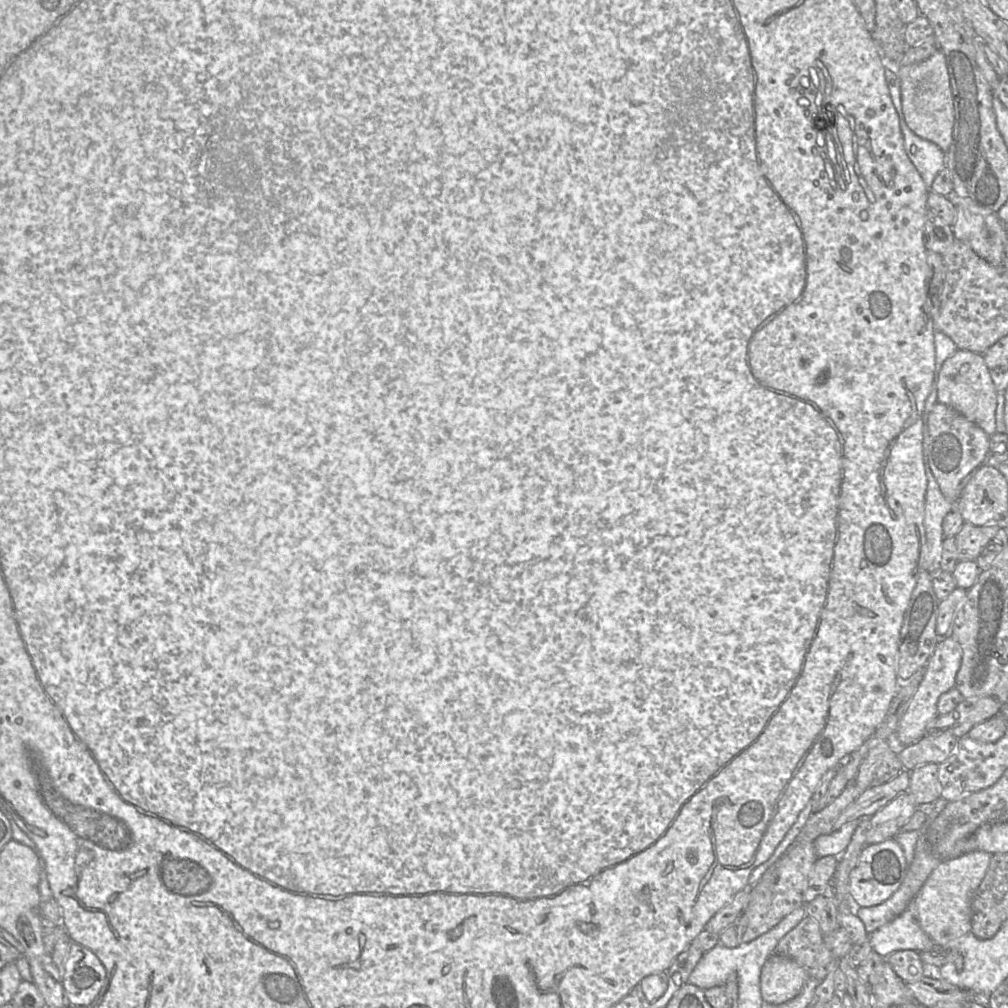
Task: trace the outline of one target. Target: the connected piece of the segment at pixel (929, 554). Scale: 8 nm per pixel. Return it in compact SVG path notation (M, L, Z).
M929 462L924 464L924 468L927 477L927 491L924 518L926 545L923 570L933 574L941 571L939 565L944 541L943 520L950 511L953 501L949 501L942 494Z

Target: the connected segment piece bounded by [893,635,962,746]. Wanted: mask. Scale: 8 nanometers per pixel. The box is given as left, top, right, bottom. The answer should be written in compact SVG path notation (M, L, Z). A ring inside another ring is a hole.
M950 635L941 637L924 668L924 676L918 689L899 720L893 739L897 745L909 746L926 735L928 725L938 716L937 701L939 697L955 686L961 660L962 649L960 644Z

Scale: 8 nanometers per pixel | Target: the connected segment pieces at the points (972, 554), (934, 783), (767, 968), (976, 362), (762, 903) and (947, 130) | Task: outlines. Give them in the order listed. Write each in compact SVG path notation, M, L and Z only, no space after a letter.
M991 522L983 526L964 523L955 536L958 561L976 561L983 548L1001 527L1003 527L1002 522Z
M927 763L910 772L909 787L903 793L908 793L913 798L917 808L931 806L940 798L938 767L939 764Z
M774 953L761 970L761 997L770 1004L785 1003L801 992L807 978L805 968L790 958Z
M958 349L943 363L937 401L974 422L990 437L996 433L997 390L982 354Z
M793 842L776 861L777 879L771 893L752 892L750 902L734 923L738 944L750 942L776 926L785 916L803 906L803 892L818 859L813 842Z
M938 49L928 59L908 66L898 66L902 108L906 124L917 136L935 143L947 153L953 136L954 105L944 53Z

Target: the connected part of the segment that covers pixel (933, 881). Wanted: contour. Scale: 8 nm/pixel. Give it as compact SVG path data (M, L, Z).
M976 850L943 860L914 897L916 918L922 930L940 947L971 931L972 898L983 880L992 854Z

